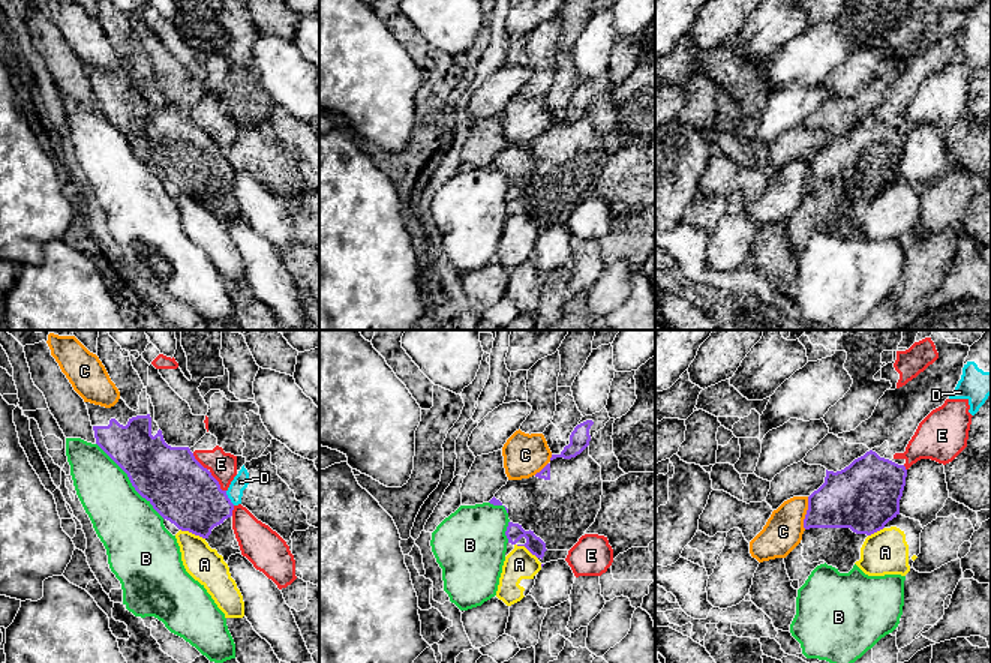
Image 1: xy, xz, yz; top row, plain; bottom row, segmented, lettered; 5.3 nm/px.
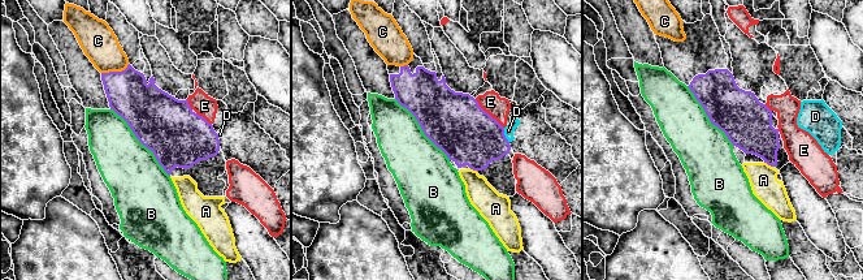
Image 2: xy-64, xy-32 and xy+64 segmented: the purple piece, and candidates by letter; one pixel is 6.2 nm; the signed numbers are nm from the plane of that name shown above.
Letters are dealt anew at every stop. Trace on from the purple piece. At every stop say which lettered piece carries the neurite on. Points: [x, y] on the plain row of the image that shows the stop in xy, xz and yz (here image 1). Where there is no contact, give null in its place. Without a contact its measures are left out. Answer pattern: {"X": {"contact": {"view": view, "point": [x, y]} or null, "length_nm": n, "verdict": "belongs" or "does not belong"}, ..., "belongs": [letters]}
{"A": {"contact": {"view": "xy", "point": [192, 197]}, "length_nm": 150, "verdict": "does not belong"}, "B": {"contact": {"view": "xy", "point": [129, 143]}, "length_nm": 550, "verdict": "does not belong"}, "C": {"contact": {"view": "yz", "point": [807, 177]}, "length_nm": 180, "verdict": "does not belong"}, "D": {"contact": {"view": "xy", "point": [228, 162]}, "length_nm": 90, "verdict": "does not belong"}, "E": {"contact": {"view": "xy", "point": [210, 137]}, "length_nm": 280, "verdict": "does not belong"}, "belongs": []}

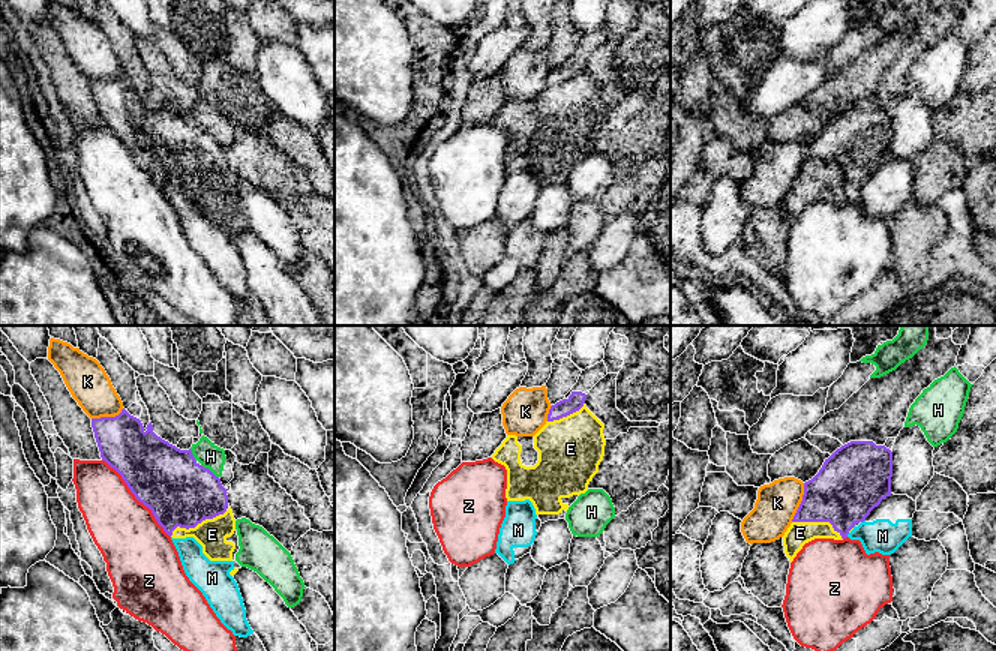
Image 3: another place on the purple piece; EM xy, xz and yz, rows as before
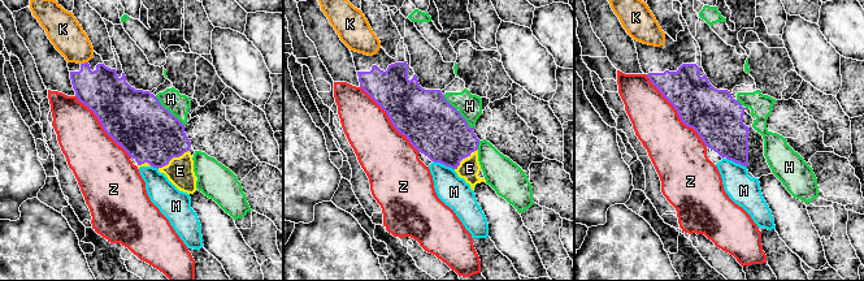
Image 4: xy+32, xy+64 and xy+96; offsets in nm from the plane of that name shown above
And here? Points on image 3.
{"E": {"contact": {"view": "xy", "point": [197, 188]}, "length_nm": 340, "verdict": "belongs"}, "H": {"contact": {"view": "xy", "point": [209, 134]}, "length_nm": 120, "verdict": "does not belong"}, "K": {"contact": {"view": "yz", "point": [801, 167]}, "length_nm": 220, "verdict": "does not belong"}, "M": {"contact": {"view": "yz", "point": [863, 185]}, "length_nm": 30, "verdict": "does not belong"}, "Z": {"contact": {"view": "xy", "point": [137, 162]}, "length_nm": 550, "verdict": "does not belong"}, "belongs": ["E"]}

